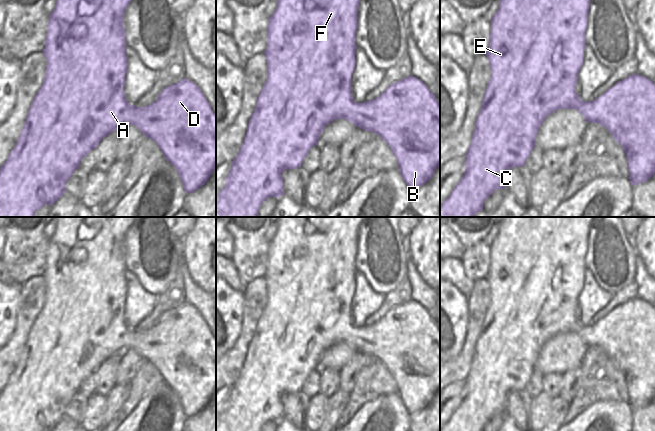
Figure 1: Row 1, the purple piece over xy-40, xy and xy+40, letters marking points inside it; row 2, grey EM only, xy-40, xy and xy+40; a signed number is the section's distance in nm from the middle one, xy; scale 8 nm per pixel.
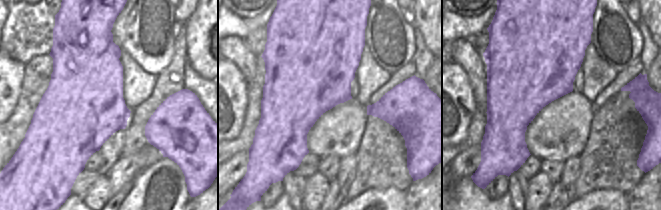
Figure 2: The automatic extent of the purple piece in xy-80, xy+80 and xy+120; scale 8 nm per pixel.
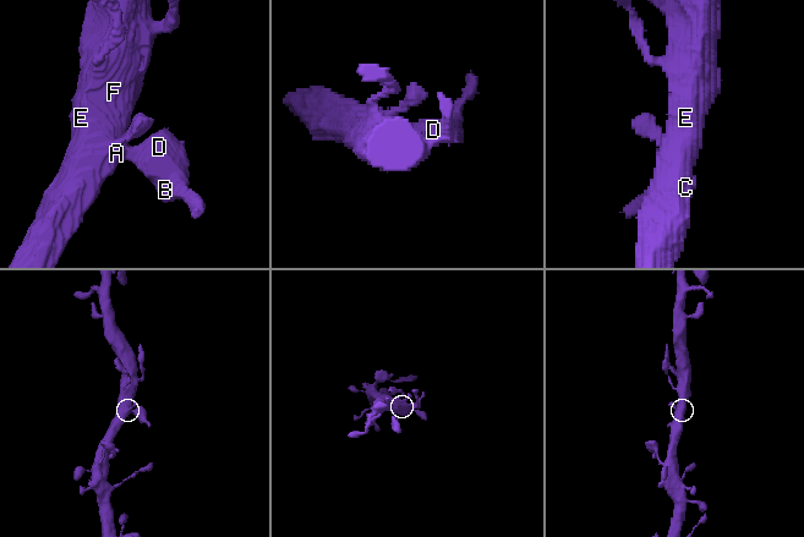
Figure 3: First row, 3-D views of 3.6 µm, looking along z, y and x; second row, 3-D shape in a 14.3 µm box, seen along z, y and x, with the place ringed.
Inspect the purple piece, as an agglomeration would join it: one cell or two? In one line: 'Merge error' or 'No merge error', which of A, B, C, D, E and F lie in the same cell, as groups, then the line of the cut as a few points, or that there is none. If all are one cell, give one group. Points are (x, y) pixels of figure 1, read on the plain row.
No merge error. Groups: A B C D E F. No split.

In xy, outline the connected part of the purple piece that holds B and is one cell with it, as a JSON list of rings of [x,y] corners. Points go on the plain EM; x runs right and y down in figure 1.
[[[279,217],[277,222],[277,232],[269,241],[267,250],[267,272],[263,276],[267,284],[267,304],[257,322],[255,334],[249,344],[247,356],[243,368],[237,380],[231,386],[229,398],[225,404],[225,410],[216,420],[216,431],[260,431],[268,421],[280,421],[283,419],[283,402],[281,398],[288,393],[296,393],[301,388],[309,374],[317,369],[319,360],[326,349],[336,343],[346,343],[355,351],[360,351],[364,355],[376,357],[392,374],[397,382],[399,396],[410,413],[420,411],[427,407],[433,400],[435,394],[440,390],[440,327],[427,310],[410,299],[389,311],[387,311],[376,323],[356,327],[351,318],[351,300],[355,292],[355,256],[357,254],[357,232],[359,224],[365,217]]]

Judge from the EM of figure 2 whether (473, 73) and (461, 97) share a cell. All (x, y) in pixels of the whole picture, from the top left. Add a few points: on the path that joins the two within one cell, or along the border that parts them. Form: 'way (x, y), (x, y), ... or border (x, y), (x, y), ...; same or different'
border (456, 62), (466, 74), (474, 101), (477, 104); different

